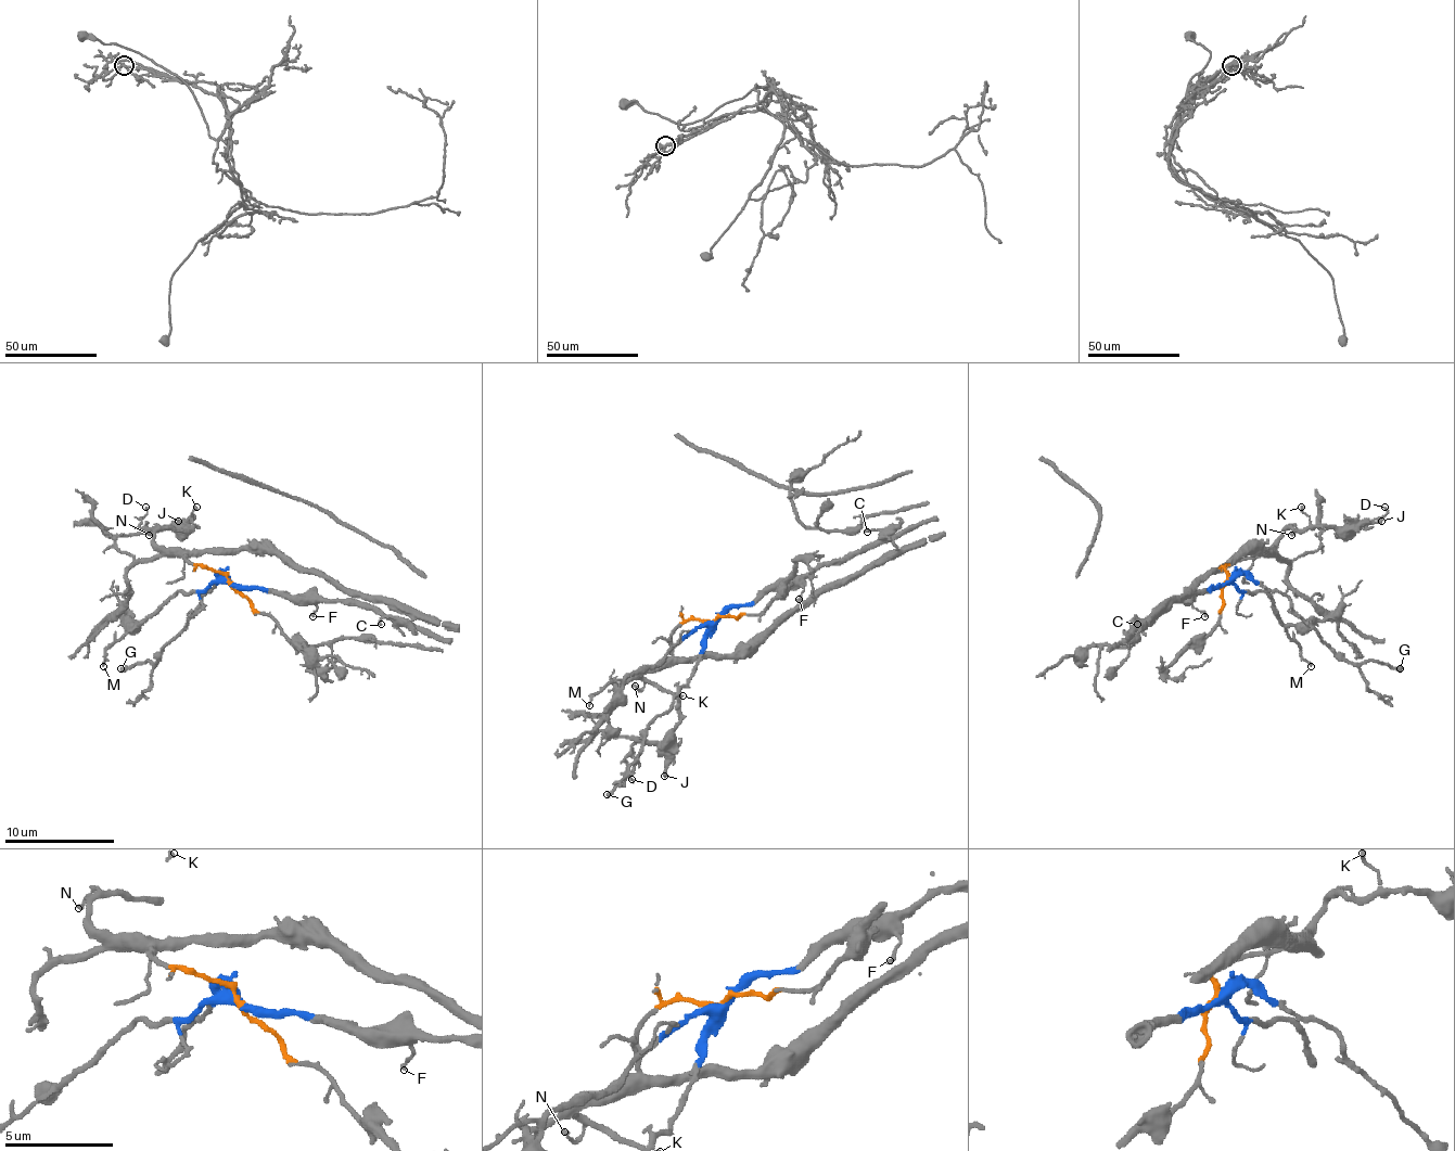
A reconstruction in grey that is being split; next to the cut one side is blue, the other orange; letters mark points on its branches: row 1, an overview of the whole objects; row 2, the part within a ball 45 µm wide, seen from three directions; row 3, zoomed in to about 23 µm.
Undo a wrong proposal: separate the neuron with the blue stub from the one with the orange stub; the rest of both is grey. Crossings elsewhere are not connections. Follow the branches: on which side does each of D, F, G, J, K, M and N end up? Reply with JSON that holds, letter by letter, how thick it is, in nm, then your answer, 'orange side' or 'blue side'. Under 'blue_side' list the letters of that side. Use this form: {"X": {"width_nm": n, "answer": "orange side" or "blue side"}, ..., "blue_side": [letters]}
{"D": {"width_nm": 130, "answer": "orange side"}, "F": {"width_nm": 150, "answer": "blue side"}, "G": {"width_nm": 320, "answer": "blue side"}, "J": {"width_nm": 220, "answer": "orange side"}, "K": {"width_nm": 150, "answer": "orange side"}, "M": {"width_nm": 150, "answer": "blue side"}, "N": {"width_nm": 140, "answer": "orange side"}, "blue_side": ["F", "G", "M"]}

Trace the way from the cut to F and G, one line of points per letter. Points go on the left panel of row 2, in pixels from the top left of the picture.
F: (230, 580), (307, 598), (316, 605), (313, 616)
G: (230, 580), (221, 573), (189, 623), (153, 664), (150, 661), (119, 669)

